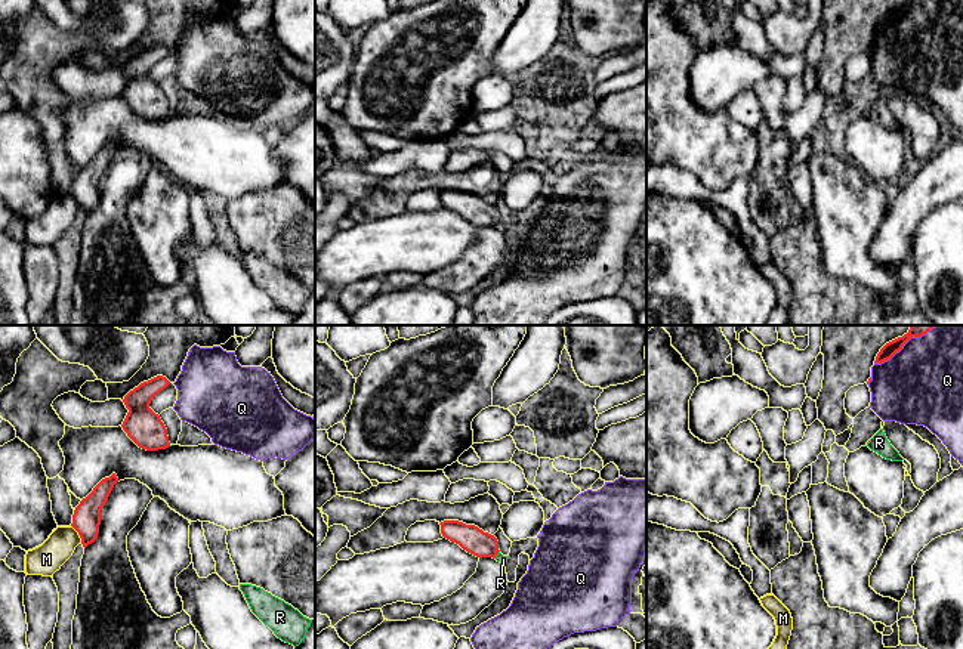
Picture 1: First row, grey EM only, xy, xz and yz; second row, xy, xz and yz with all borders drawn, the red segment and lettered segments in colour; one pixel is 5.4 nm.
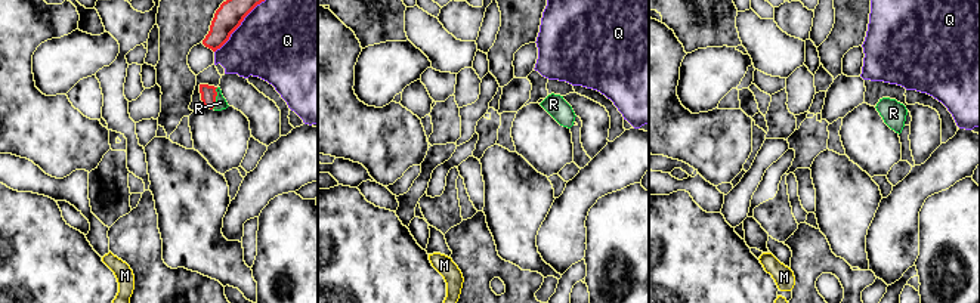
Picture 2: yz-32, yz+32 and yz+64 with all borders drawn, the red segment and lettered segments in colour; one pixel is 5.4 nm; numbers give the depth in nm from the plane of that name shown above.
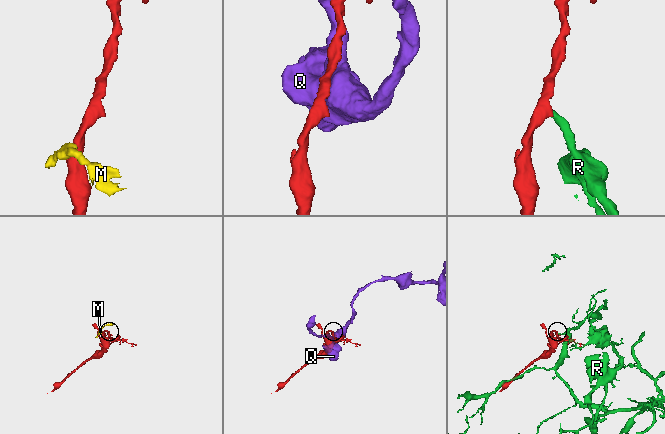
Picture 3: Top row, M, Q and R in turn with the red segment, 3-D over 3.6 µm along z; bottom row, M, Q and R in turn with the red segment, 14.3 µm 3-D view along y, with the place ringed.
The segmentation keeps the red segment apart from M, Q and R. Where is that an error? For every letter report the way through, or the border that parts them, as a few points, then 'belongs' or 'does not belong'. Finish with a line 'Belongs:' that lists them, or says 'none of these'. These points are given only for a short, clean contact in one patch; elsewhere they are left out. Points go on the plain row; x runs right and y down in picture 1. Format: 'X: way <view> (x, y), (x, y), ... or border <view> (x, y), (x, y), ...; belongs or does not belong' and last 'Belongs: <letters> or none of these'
M: border xy (71, 194), (82, 212); does not belong
Q: does not belong
R: way xz (469, 206), (485, 213), (496, 223), (503, 228); belongs
Belongs: R

